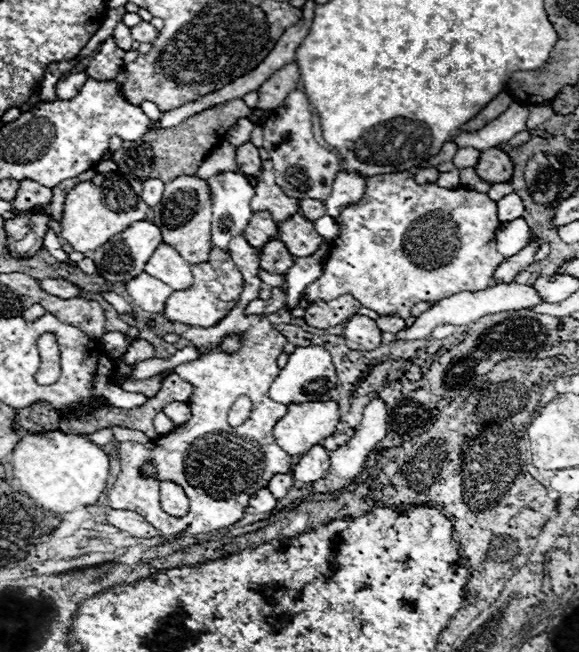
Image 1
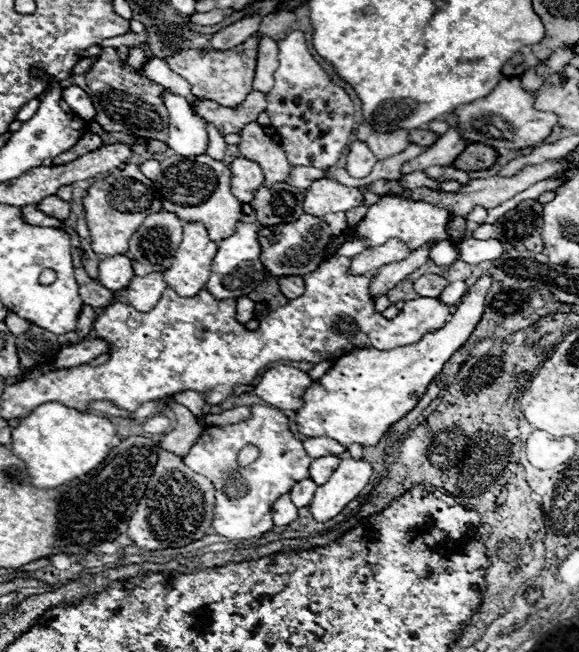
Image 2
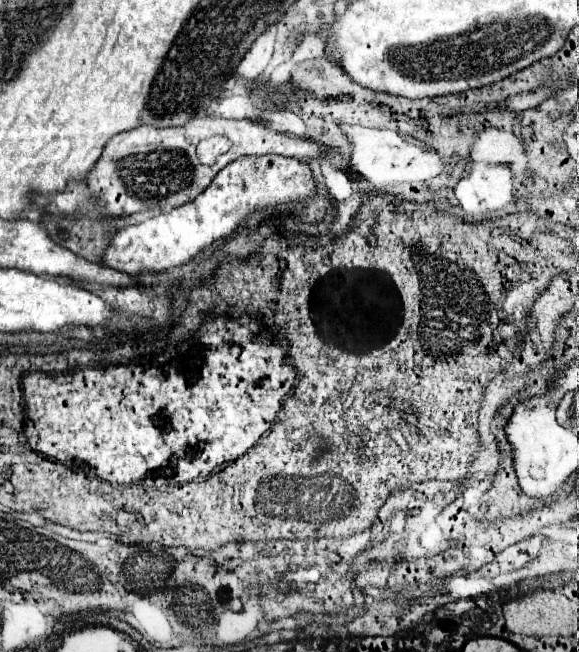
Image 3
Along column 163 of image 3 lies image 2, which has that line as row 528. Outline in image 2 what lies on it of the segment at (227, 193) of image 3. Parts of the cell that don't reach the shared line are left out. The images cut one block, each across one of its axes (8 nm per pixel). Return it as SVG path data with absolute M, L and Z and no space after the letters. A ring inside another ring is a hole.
M250 406L252 416L224 428L206 428L200 440L184 456L184 464L194 472L206 476L216 488L216 506L212 528L216 534L228 540L256 538L268 532L274 524L270 518L272 504L292 490L296 482L308 478L308 468L312 458L304 452L302 442L290 432L288 418L266 406ZM254 444L258 448L258 458L250 466L238 466L236 454L242 446Z

